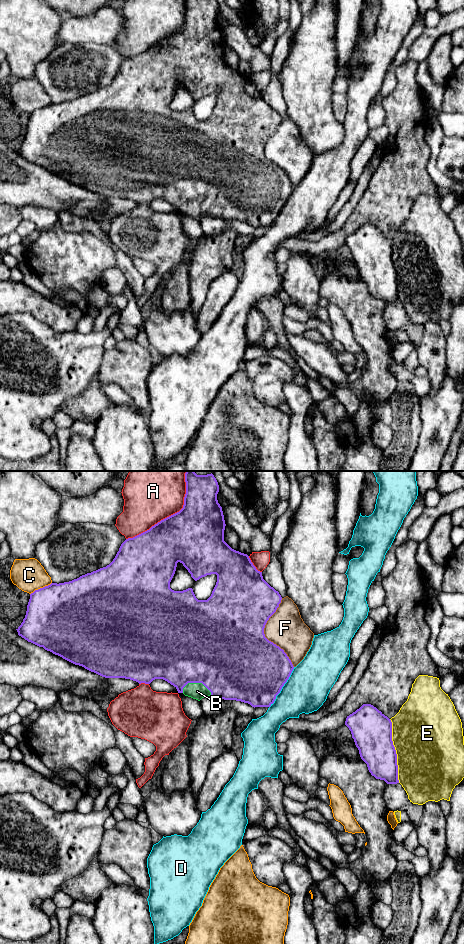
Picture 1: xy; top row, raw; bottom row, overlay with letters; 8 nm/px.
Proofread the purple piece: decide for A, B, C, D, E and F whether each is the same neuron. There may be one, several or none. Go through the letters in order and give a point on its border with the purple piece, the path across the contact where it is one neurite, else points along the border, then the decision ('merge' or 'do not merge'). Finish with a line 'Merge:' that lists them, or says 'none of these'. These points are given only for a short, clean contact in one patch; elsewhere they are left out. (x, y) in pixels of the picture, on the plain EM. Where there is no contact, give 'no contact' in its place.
A: xy (167, 37) | do not merge
B: xy (198, 202) | merge
C: xy (40, 108) | do not merge
D: xy (282, 206) | do not merge
E: xy (395, 271) | do not merge
F: xy (264, 154) | do not merge
Merge: B

